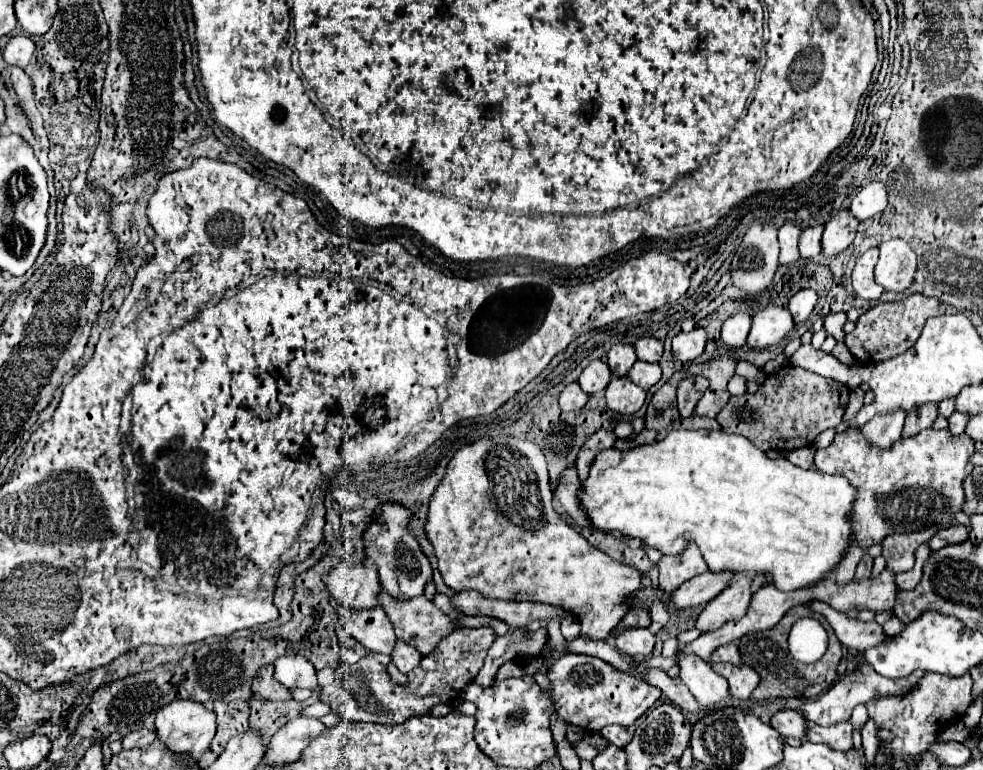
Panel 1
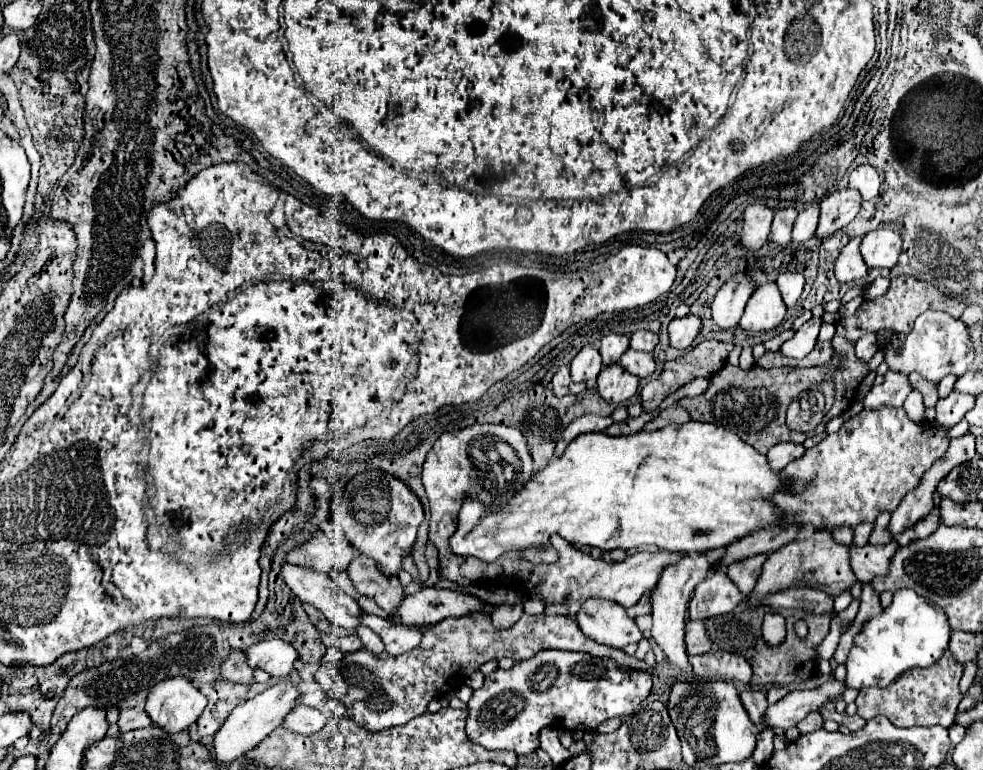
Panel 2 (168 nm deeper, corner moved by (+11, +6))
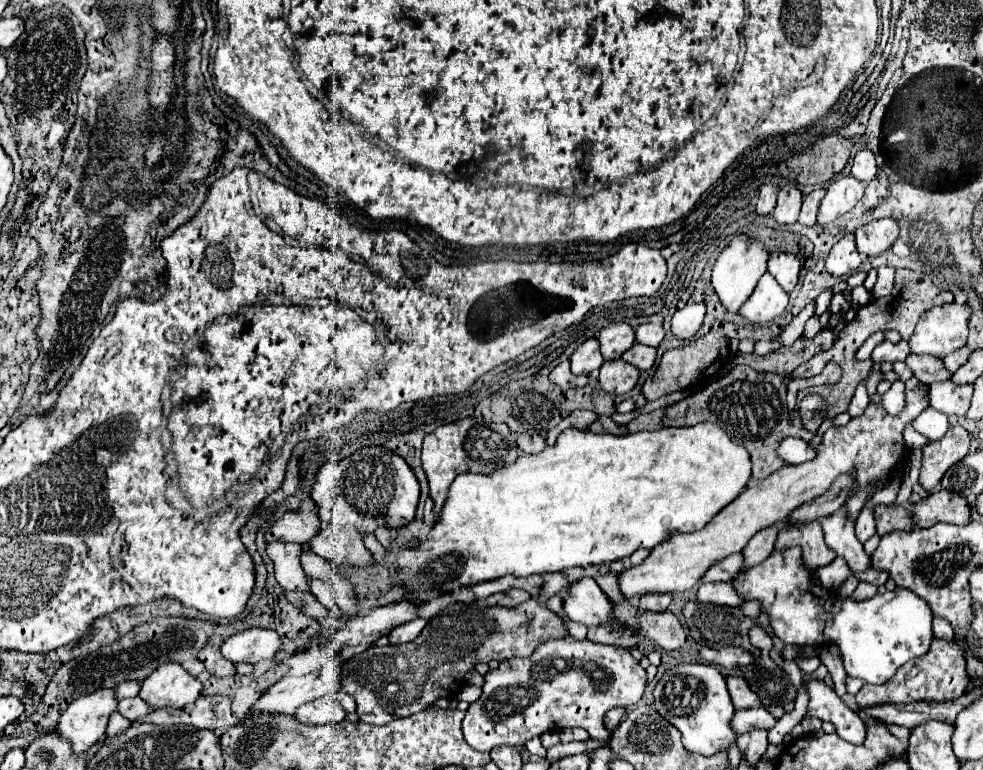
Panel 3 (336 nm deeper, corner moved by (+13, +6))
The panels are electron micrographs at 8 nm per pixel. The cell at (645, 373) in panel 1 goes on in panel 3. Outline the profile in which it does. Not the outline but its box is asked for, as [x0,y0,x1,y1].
[621,344,657,372]

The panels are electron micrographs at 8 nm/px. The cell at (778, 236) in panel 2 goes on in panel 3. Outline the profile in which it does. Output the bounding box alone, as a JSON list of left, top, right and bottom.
[773,184,803,224]

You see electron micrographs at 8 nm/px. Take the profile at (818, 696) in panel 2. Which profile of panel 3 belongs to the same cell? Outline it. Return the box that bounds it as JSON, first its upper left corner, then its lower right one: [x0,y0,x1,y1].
[733,708,777,734]

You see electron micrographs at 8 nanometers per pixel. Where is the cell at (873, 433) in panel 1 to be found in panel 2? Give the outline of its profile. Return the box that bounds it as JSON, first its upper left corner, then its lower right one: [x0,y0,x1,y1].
[865,370,911,410]

